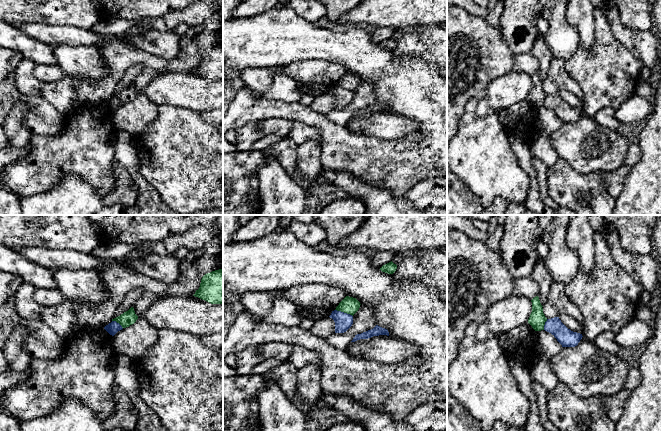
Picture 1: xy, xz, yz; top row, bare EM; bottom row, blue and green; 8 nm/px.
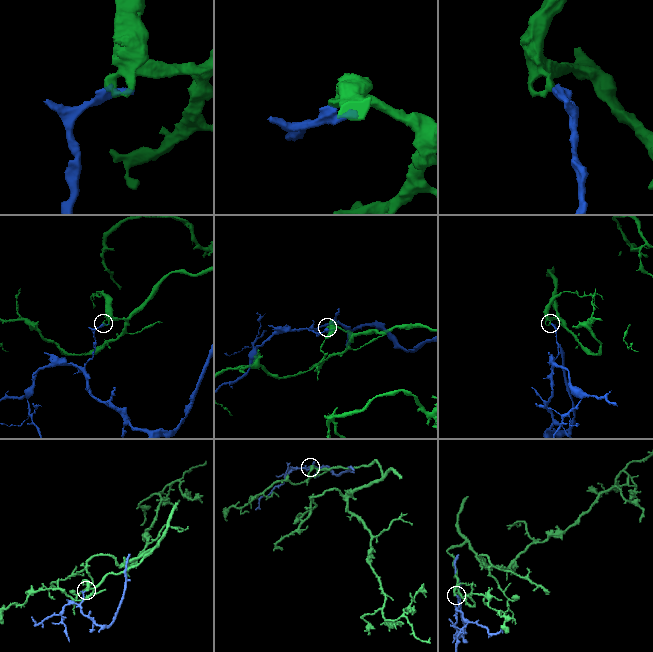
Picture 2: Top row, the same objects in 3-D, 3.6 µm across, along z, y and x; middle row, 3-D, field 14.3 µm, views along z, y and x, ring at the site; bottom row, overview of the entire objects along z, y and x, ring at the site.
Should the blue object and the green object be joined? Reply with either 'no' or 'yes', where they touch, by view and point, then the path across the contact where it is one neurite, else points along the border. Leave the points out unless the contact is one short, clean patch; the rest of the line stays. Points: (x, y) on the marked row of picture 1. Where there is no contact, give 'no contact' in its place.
no | xz (343, 312) | along xz (335, 309), (349, 313), (352, 316)

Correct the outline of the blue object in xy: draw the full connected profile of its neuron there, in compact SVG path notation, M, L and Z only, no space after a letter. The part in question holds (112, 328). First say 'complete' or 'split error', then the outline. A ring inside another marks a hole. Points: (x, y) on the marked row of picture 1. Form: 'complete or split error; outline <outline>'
complete; outline M112 321L104 327L104 329L112 336L114 336L118 331L122 330L122 326L116 321Z

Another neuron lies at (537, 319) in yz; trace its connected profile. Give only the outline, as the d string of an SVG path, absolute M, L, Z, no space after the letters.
M536 296L532 300L532 312L528 319L528 323L532 326L535 331L544 330L545 322L547 318L543 313L543 306L540 303L539 297Z

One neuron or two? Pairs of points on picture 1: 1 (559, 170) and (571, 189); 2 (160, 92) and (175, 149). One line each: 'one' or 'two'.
1: one
2: two

